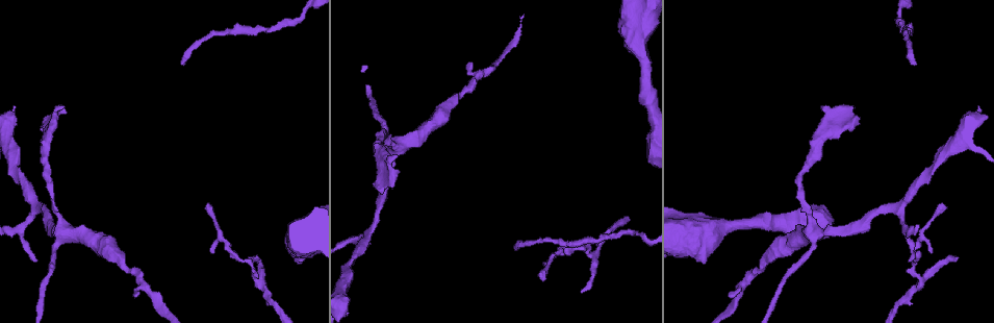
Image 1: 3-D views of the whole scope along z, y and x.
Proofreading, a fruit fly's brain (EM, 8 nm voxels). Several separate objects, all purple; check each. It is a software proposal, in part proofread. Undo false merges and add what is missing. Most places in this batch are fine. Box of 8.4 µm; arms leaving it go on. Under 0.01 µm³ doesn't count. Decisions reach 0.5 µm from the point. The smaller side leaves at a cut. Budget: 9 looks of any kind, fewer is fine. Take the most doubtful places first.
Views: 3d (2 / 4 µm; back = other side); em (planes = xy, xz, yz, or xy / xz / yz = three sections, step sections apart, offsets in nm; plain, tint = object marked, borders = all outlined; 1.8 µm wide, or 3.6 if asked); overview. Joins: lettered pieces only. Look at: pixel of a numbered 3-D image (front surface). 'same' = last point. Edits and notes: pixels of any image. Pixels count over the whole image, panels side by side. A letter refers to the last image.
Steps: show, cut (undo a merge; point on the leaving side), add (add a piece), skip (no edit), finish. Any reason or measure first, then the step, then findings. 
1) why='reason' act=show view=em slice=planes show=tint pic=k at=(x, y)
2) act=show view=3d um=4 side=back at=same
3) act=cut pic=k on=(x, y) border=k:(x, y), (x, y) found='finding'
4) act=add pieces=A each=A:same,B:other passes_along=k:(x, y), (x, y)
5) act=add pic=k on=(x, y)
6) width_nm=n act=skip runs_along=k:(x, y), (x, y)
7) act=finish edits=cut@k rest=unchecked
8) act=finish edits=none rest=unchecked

why='three-way junction' act=show view=em slice=planes show=borders pic=1 at=(34, 209)

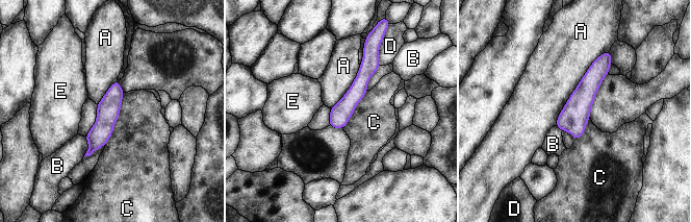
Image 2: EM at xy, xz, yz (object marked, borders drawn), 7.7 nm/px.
act=skip each=A:other,B:other,C:other,D:other,E:other found='continuous, no second neuron'

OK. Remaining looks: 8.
why='thin end' act=show view=3d um=2 pic=1 at=(957, 261)

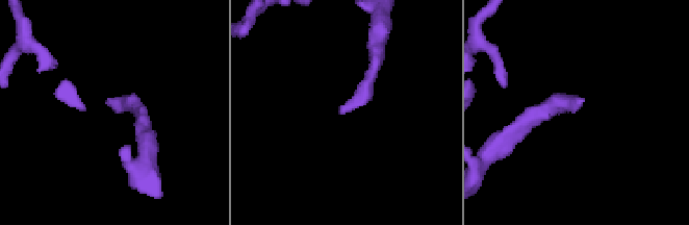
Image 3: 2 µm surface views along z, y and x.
act=show view=em slice=xy step=8 show=borders pic=3 at=(341, 111)

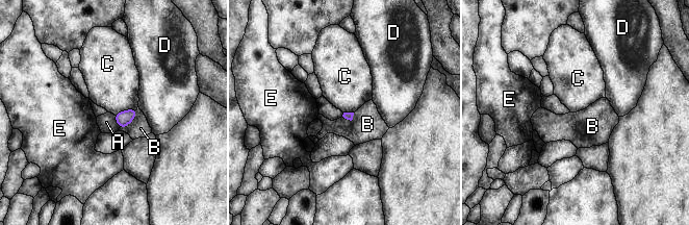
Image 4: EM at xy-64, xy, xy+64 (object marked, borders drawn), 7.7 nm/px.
act=show view=em slice=planes show=borders at=same

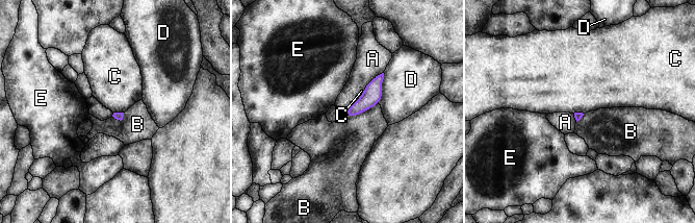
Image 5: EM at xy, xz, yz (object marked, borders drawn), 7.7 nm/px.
longest_contact=B:280nm act=skip each=A:other,B:other,C:other,D:other,E:other border=5:(113, 112), (123, 113) found='no lettered piece goes on from it'

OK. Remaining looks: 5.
why='end of a long branch' act=show view=3d um=2 side=back pic=1 at=(515, 247)

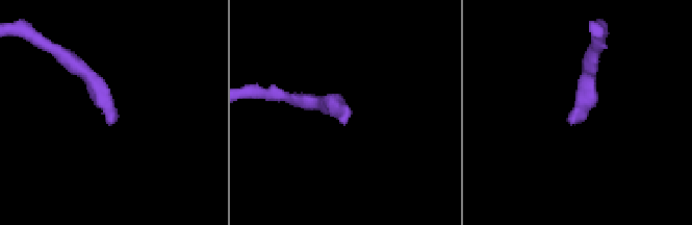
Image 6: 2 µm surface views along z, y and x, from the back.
why='shape alone is not enough' act=show view=em slice=planes show=borders pic=6 at=(110, 120)

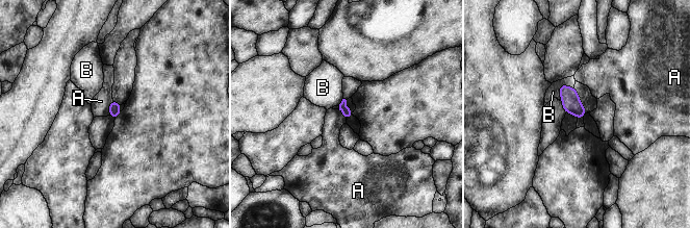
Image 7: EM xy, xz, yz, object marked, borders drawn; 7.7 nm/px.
width_nm=80 act=skip each=A:other,B:other found='no lettered piece goes on from it'

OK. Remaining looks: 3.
why='four arms meet' act=show view=3d um=4 pic=1 at=(399, 145)

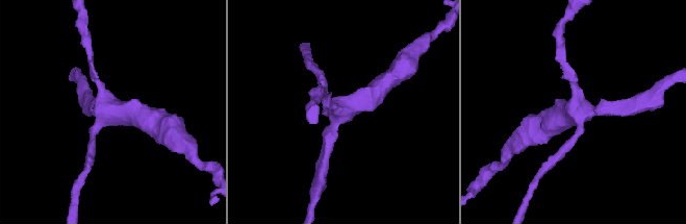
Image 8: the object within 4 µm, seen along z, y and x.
why='shape alone is not enough' act=show view=em slice=planes show=tint pic=8 at=(114, 110)

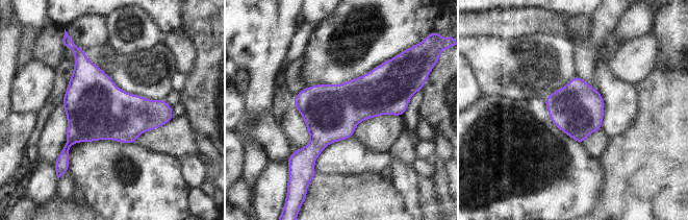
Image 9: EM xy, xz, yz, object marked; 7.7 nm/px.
why='what lies round it' act=show view=em slice=planes show=borders at=same

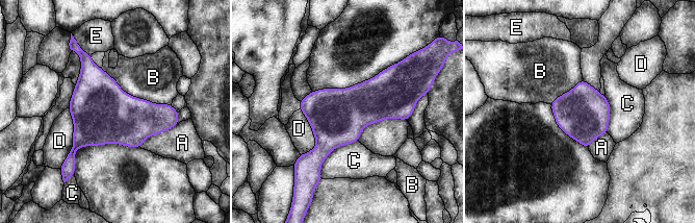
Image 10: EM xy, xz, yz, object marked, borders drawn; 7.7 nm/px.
act=skip each=A:other,B:other,C:other,D:other,E:other border=10:(101, 68), (130, 95), (171, 104) found='all the same neuron'

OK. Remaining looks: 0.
act=finish edits=none rest=unchecked

